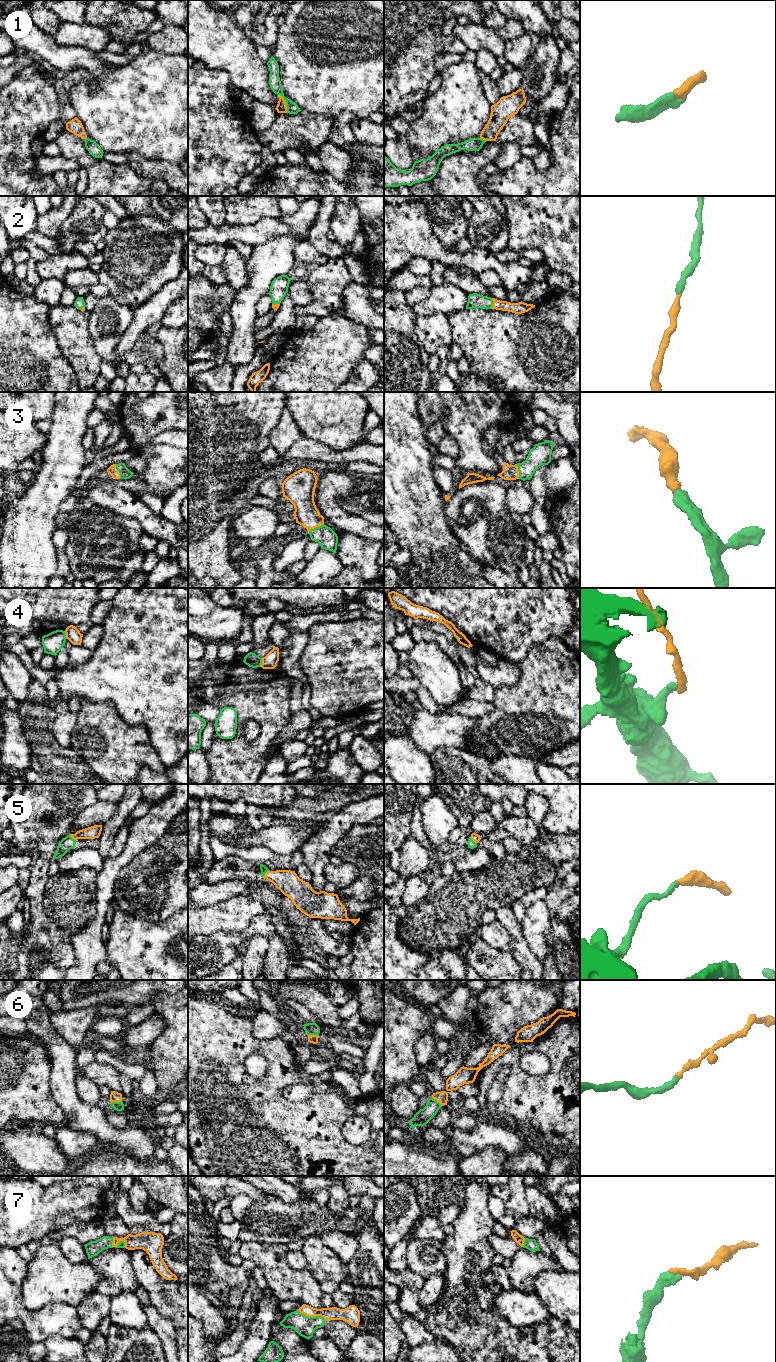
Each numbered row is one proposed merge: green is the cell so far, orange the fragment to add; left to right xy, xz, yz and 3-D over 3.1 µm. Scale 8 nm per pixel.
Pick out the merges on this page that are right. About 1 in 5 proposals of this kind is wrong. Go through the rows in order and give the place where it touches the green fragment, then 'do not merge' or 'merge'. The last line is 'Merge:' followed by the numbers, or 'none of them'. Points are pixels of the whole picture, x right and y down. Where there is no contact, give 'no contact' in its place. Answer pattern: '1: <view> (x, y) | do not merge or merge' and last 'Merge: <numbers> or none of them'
1: xz (286, 103) | merge
2: yz (492, 303) | merge
3: xz (316, 527) | merge
4: xz (261, 662) | do not merge
5: xy (71, 837) | merge
6: xy (116, 1102) | merge
7: xz (312, 1317) | merge
Merge: 1, 2, 3, 5, 6, 7

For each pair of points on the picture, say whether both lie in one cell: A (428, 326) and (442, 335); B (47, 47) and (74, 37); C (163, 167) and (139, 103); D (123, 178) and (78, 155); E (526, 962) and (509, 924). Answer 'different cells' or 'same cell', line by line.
A: same cell
B: different cells
C: different cells
D: same cell
E: same cell

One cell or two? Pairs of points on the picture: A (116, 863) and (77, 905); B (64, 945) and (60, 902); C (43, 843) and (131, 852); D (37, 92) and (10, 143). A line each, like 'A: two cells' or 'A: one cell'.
A: two cells
B: two cells
C: two cells
D: one cell

